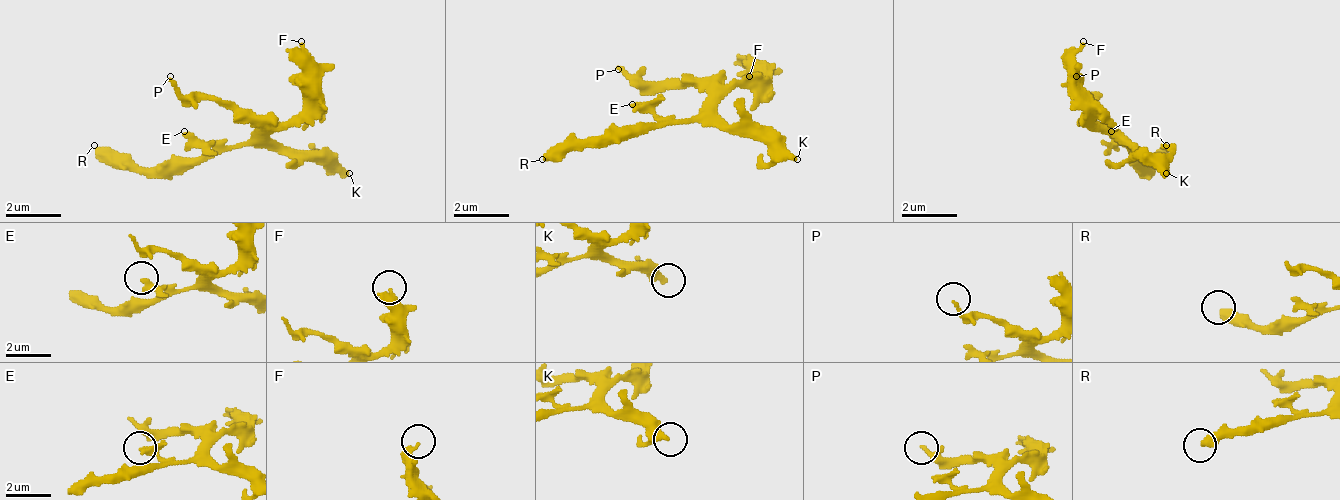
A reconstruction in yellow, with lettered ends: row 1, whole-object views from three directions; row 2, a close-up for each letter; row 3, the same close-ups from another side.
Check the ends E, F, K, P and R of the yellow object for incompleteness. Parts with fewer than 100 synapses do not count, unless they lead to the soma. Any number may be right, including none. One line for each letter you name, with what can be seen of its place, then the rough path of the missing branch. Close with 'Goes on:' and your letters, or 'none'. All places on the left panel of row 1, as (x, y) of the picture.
K: (349, 173)
Goes on: K

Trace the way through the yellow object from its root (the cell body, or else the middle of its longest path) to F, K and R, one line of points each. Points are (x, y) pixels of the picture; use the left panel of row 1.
F: (239, 145), (259, 145), (273, 131), (280, 131), (301, 111), (301, 76), (308, 69), (308, 48), (301, 41)
K: (239, 145), (273, 145), (280, 152), (329, 152), (349, 173)
R: (239, 145), (211, 145), (197, 159), (170, 159), (163, 166), (114, 166), (94, 145)

